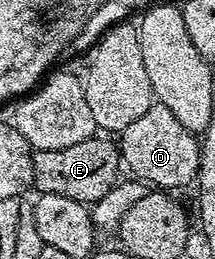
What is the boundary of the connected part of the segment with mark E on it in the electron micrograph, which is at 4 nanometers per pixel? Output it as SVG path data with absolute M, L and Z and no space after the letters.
M88 136L68 148L59 150L34 150L29 159L28 174L34 177L38 194L55 194L77 202L93 204L102 199L118 181L120 155L117 145L104 136Z

